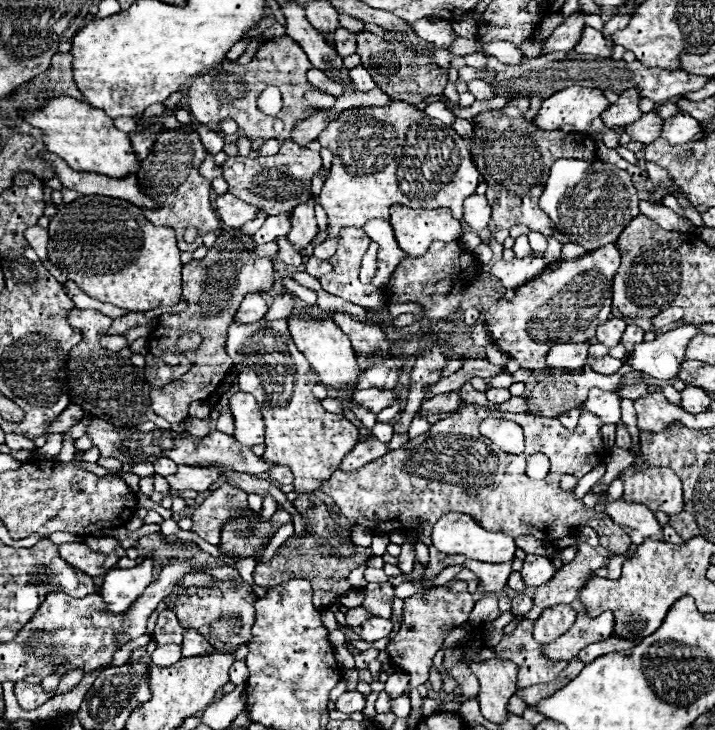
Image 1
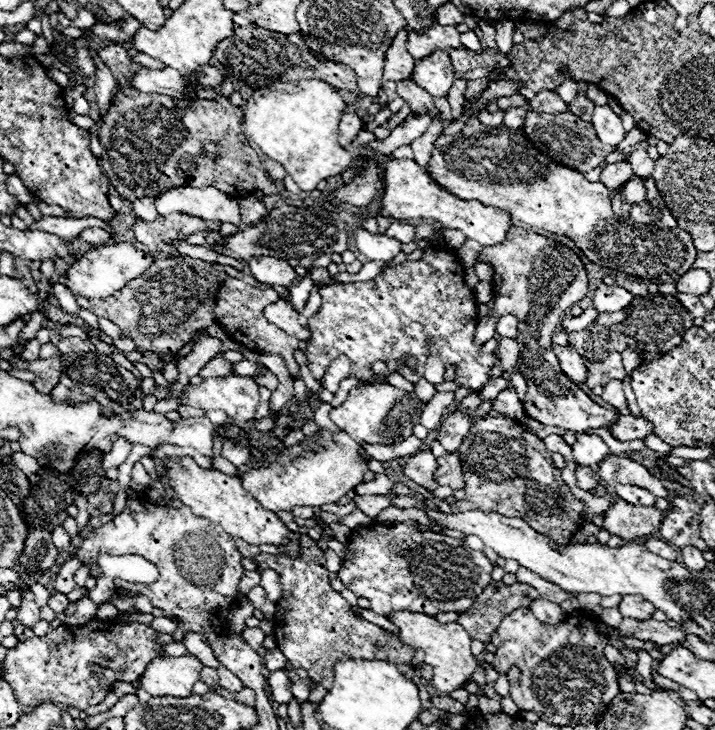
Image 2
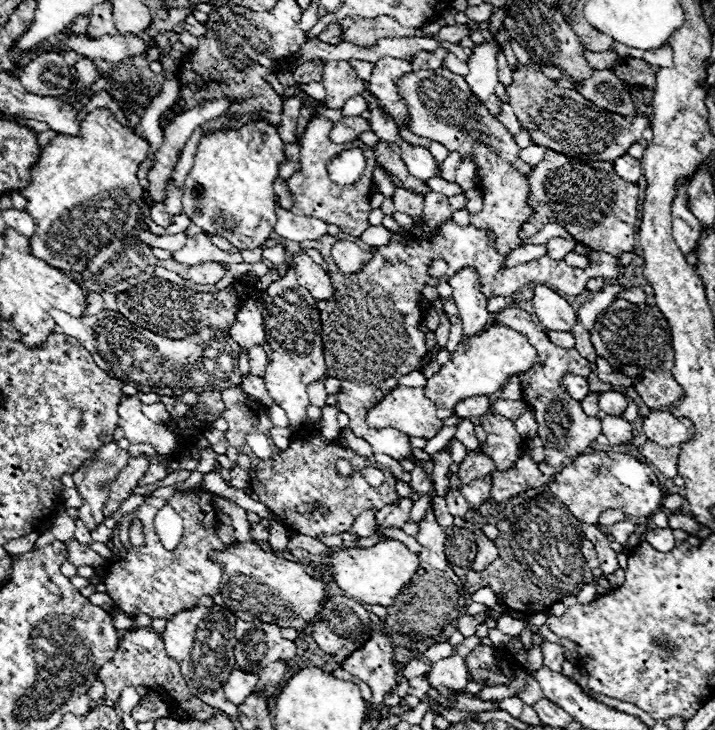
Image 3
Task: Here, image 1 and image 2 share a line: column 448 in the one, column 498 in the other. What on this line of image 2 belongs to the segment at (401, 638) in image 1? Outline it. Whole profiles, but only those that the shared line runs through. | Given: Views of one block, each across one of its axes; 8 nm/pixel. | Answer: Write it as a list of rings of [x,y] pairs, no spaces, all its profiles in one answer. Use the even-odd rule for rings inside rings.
[[[492,582],[476,598],[476,604],[468,612],[458,614],[458,624],[468,632],[472,640],[488,642],[490,634],[498,628],[504,616],[512,614],[516,608],[528,608],[538,592],[528,584],[506,586],[502,582]]]

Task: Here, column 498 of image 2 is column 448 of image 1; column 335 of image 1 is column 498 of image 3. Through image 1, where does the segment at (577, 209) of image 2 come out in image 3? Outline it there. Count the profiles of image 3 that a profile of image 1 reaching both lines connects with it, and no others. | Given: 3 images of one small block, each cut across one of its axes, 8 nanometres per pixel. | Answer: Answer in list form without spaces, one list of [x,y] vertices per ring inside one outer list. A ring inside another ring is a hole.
[[[434,70],[410,72],[398,80],[398,94],[406,102],[410,110],[408,130],[416,136],[434,140],[444,144],[450,152],[460,152],[460,156],[474,154],[478,160],[478,176],[480,190],[484,194],[482,212],[474,214],[470,224],[476,228],[490,228],[496,232],[496,252],[502,256],[510,254],[518,244],[520,224],[532,214],[532,208],[526,204],[528,182],[522,178],[524,172],[530,172],[532,166],[518,158],[520,148],[516,146],[510,132],[498,122],[498,118],[490,116],[484,104],[476,102],[474,94],[468,90],[468,84],[462,76],[452,74],[448,70],[448,78],[436,74]]]

